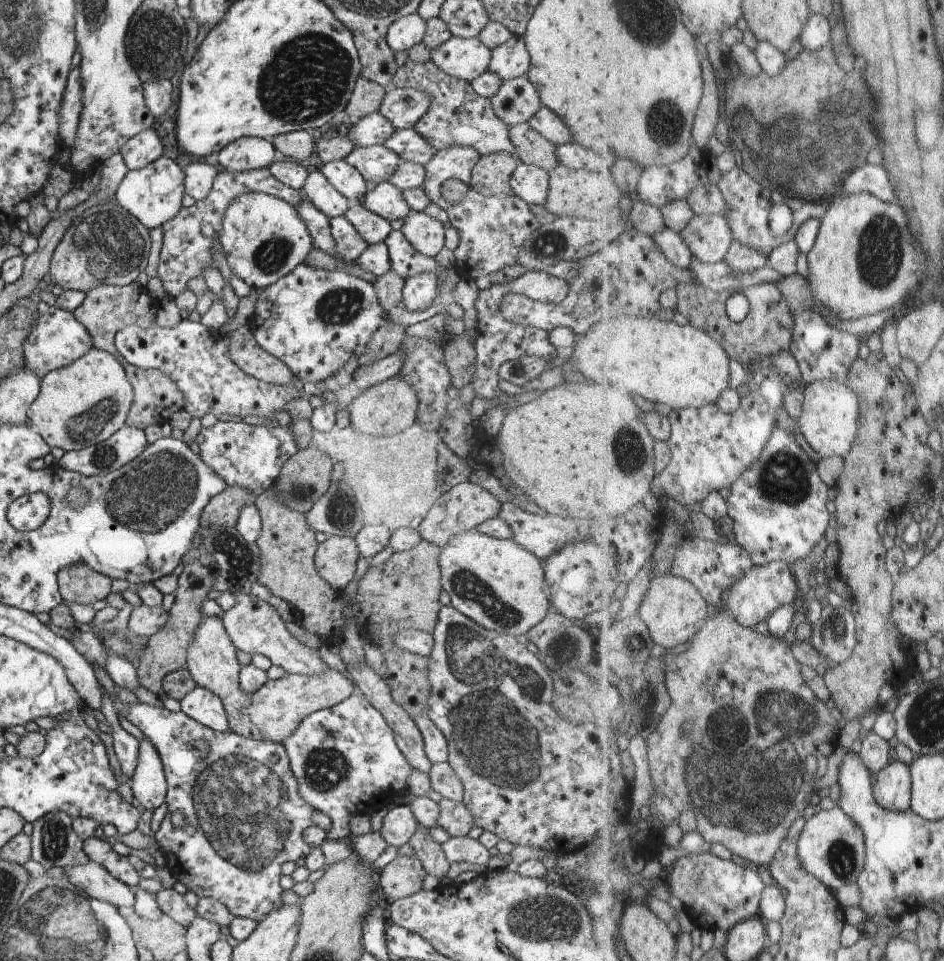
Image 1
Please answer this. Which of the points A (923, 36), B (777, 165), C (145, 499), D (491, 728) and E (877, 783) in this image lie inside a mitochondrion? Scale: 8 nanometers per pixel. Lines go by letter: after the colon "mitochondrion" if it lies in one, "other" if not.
A: other
B: mitochondrion
C: mitochondrion
D: mitochondrion
E: other

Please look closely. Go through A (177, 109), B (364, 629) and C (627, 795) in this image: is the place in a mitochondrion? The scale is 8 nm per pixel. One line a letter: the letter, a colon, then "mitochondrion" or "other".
A: other
B: other
C: other

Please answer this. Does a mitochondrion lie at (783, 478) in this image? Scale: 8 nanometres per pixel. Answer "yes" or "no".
yes

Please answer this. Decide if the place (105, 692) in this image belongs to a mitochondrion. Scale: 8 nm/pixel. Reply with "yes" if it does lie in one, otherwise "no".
no

